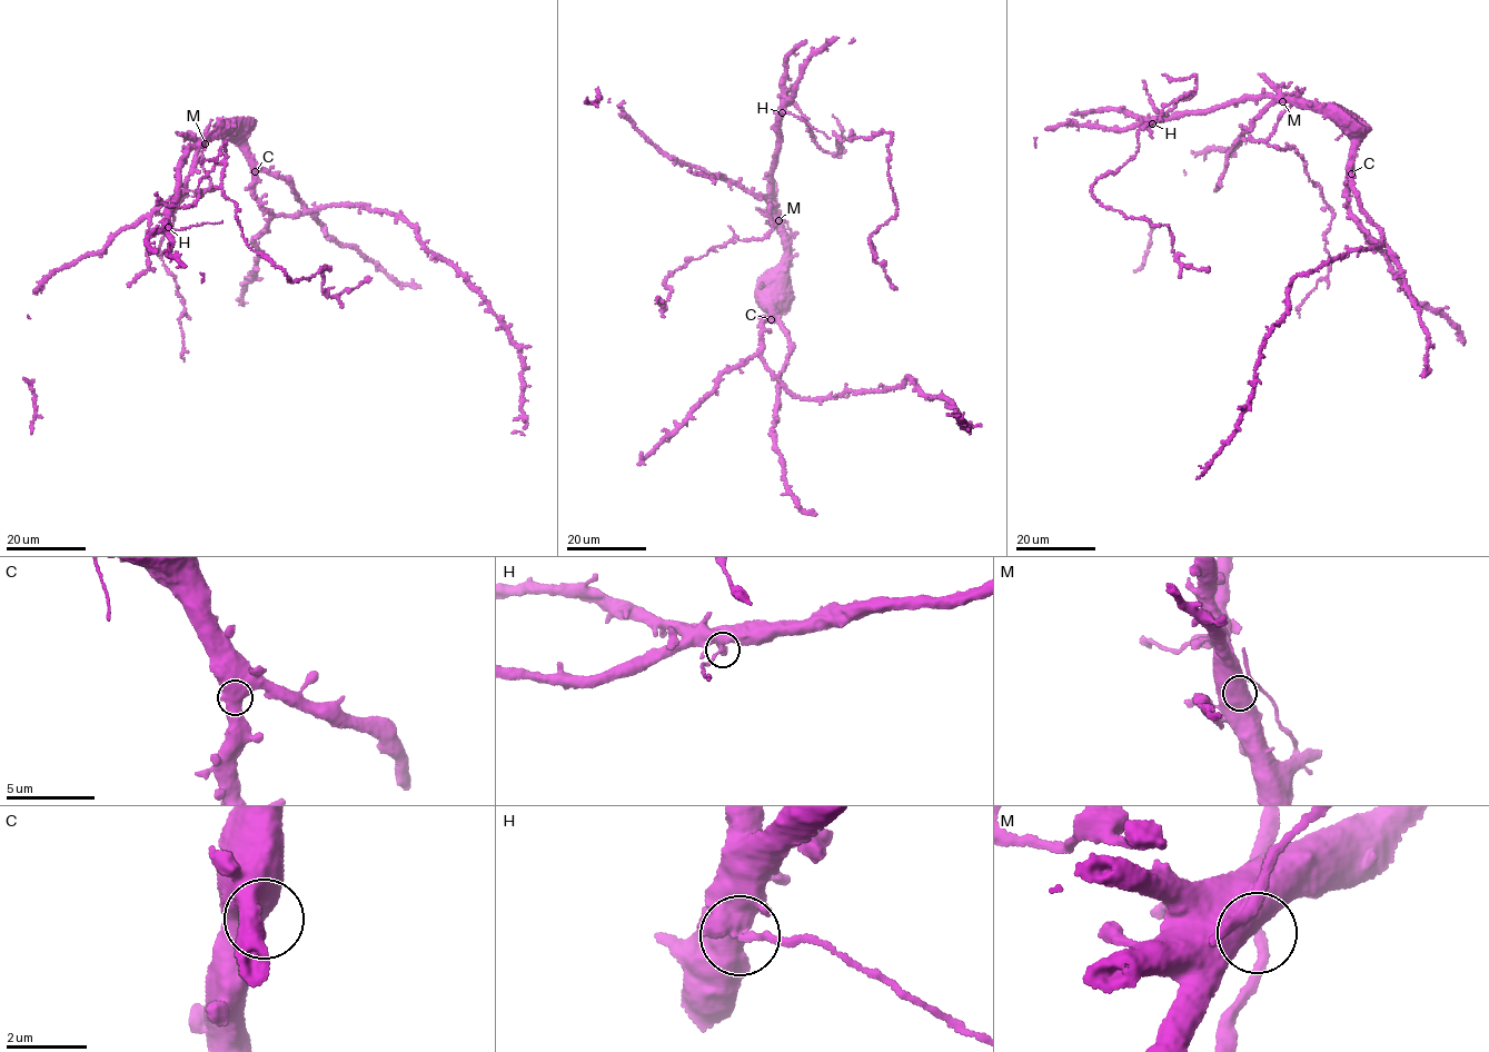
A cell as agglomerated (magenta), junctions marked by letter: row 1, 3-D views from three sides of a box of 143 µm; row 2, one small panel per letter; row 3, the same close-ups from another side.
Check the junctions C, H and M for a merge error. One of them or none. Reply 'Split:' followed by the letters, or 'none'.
Split: H

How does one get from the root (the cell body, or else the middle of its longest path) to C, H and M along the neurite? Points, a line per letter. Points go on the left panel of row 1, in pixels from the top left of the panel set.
C: (229, 121), (235, 139), (242, 146), (255, 171)
H: (229, 121), (232, 135), (226, 131), (194, 148), (179, 160), (179, 192), (168, 208), (168, 228)
M: (229, 121), (234, 134), (226, 131), (205, 144)

